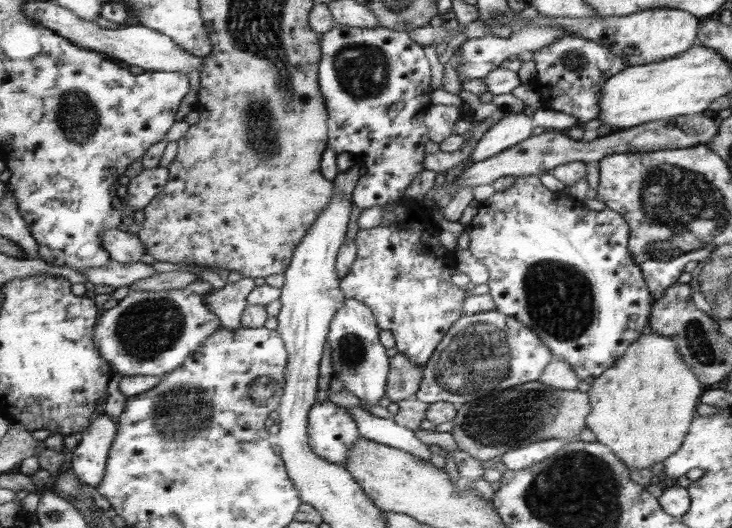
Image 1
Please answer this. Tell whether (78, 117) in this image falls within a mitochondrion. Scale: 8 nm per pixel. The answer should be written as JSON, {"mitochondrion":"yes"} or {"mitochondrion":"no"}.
{"mitochondrion":"yes"}

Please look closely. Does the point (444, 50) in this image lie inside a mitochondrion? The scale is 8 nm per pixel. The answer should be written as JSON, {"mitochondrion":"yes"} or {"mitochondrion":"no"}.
{"mitochondrion":"no"}

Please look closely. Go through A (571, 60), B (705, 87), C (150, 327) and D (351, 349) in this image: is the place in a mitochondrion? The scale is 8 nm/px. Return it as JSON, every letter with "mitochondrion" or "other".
{"A":"mitochondrion","B":"other","C":"mitochondrion","D":"mitochondrion"}

